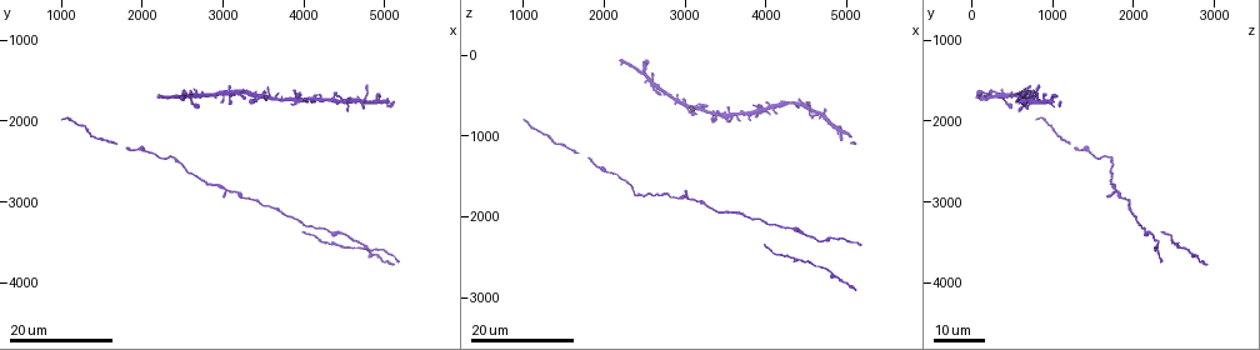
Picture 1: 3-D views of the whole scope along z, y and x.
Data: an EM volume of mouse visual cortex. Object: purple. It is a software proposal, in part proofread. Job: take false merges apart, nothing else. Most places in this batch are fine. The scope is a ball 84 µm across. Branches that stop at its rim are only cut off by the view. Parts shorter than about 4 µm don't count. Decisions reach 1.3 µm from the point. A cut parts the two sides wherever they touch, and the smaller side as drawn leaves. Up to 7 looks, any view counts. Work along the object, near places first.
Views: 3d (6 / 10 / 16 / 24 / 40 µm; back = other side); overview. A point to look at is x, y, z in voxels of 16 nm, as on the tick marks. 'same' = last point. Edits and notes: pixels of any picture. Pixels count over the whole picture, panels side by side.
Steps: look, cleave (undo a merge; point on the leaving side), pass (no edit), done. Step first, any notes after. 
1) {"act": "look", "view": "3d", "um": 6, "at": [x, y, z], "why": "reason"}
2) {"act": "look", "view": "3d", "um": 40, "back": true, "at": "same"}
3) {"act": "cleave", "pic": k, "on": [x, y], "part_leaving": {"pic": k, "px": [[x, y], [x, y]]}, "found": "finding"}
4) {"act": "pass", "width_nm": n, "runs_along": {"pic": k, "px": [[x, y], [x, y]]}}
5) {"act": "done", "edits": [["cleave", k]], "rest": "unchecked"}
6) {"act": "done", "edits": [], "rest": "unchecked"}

{"act": "look", "view": "3d", "um": 24, "at": [1250, 2050, 950], "why": "calibre changes"}

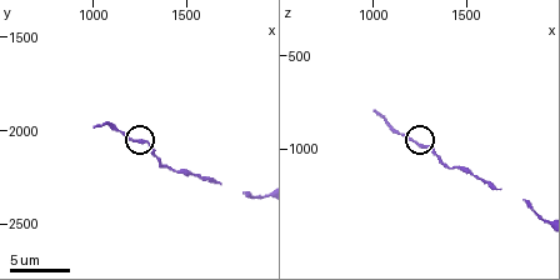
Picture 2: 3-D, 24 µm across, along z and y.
{"act": "look", "view": "3d", "um": 6, "at": [1240, 2040, 980]}

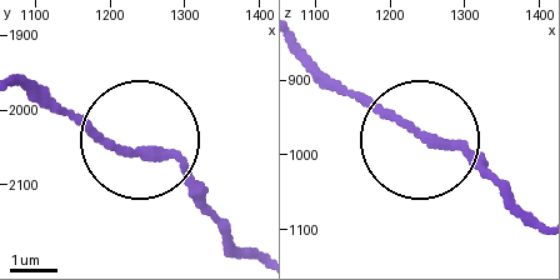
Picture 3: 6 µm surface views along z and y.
{"act": "pass", "found": "all the same cell"}

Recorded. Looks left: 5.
{"act": "look", "view": "3d", "um": 24, "at": [2600, 1650, 350], "why": "looks like a crossing"}

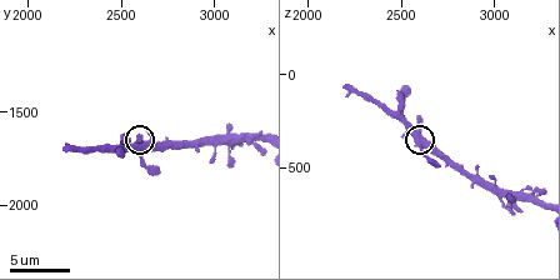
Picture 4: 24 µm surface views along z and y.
{"act": "look", "view": "3d", "um": 6, "at": [2640, 1660, 360]}

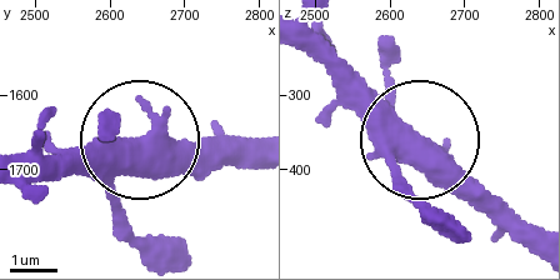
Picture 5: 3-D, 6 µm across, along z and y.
{"act": "look", "view": "3d", "um": 6, "back": true, "at": [2620, 1670, 365], "why": "from behind"}

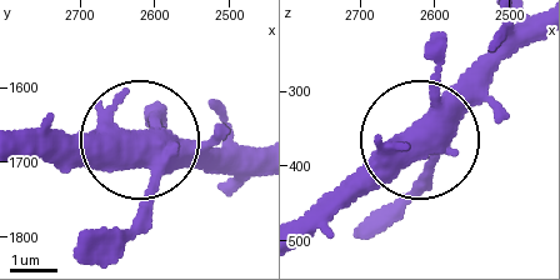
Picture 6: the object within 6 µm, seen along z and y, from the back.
{"act": "pass", "arms": 5, "found": "continuous, no second cell"}

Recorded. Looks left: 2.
{"act": "look", "view": "3d", "um": 24, "at": [3200, 2950, 1850], "why": "sudden change in width"}

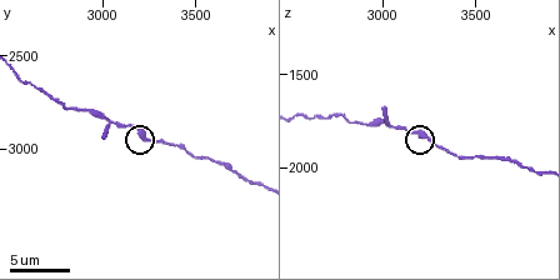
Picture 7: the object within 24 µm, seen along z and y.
{"act": "look", "view": "3d", "um": 10, "at": [3240, 2960, 1840]}

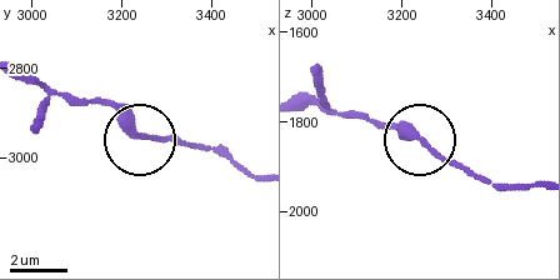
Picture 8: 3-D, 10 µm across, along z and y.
{"act": "pass", "width_nm": 270, "found": "all the same cell"}

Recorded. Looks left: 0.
{"act": "done", "edits": [], "rest": "unchecked"}

